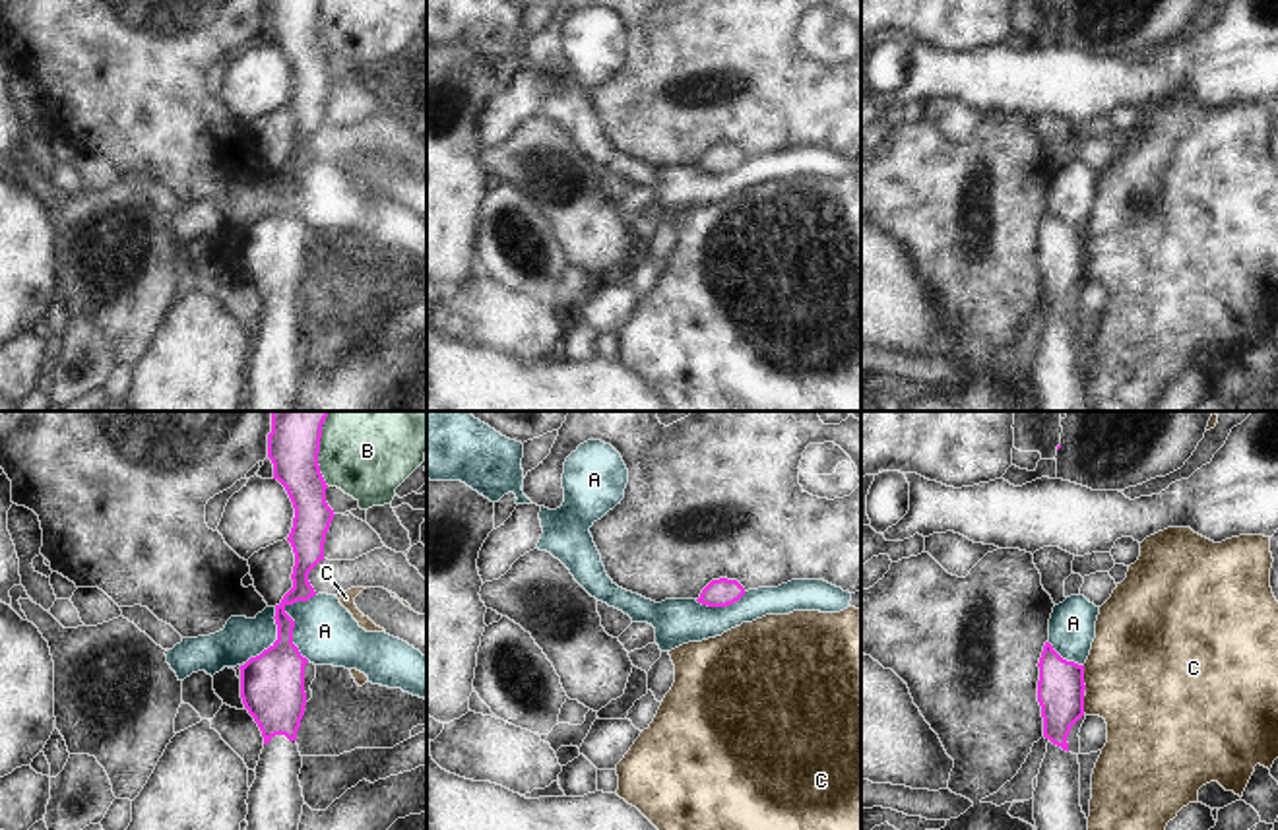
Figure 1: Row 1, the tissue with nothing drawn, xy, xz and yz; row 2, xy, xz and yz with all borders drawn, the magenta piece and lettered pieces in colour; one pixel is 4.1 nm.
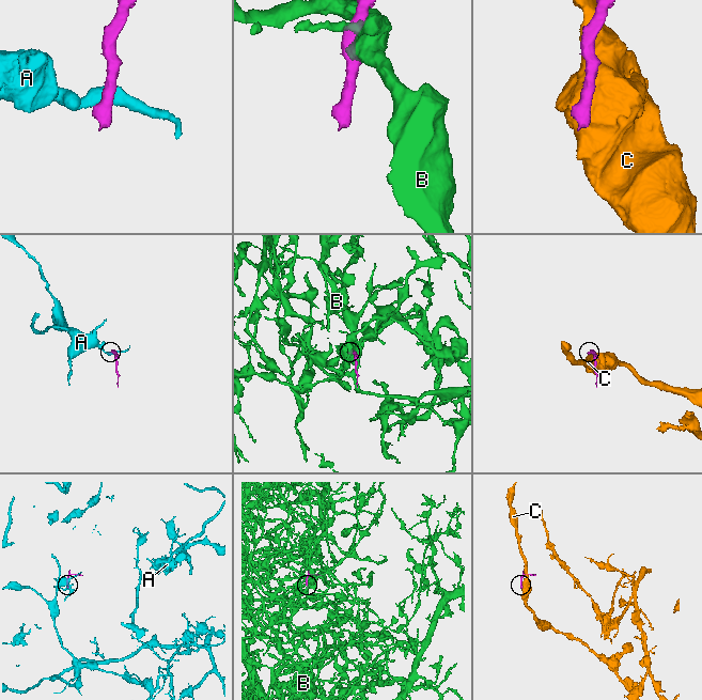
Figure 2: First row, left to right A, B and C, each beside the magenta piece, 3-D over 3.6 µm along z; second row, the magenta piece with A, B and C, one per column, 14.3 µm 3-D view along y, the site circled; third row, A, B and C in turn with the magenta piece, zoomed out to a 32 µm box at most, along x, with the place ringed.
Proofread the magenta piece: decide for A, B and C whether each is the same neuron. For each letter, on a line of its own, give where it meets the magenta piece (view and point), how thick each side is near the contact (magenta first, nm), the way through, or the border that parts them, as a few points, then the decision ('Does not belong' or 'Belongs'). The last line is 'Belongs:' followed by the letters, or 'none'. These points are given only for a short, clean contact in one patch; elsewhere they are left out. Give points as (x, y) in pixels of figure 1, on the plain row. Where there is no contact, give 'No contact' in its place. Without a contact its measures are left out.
A: Touches magenta at xy (293, 187). Thickness 240 nm (magenta) against 260 nm. Boundary: xy (315, 159), (286, 173), (293, 187), (293, 210), (309, 225). Does not belong
B: Touches magenta at xy (317, 26). Thickness 190 nm (magenta) against 280 nm. Does not belong
C: Touches magenta at yz (1083, 243). Thickness 190 nm (magenta) against 480 nm. Boundary: yz (1083, 231), (1086, 255). Does not belong
Belongs: none.

